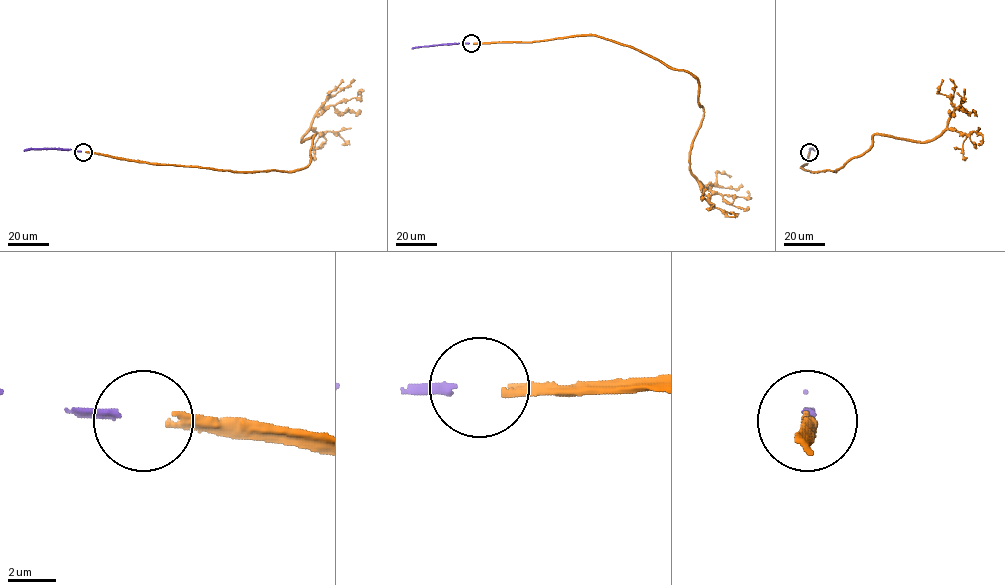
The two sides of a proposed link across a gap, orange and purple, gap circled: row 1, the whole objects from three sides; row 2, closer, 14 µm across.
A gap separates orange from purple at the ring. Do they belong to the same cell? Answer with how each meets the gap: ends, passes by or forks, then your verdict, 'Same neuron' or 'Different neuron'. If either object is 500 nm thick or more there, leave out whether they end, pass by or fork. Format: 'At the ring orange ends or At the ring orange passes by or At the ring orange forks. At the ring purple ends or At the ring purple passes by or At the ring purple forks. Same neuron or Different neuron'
At the ring orange ends. At the ring purple ends. Same neuron

